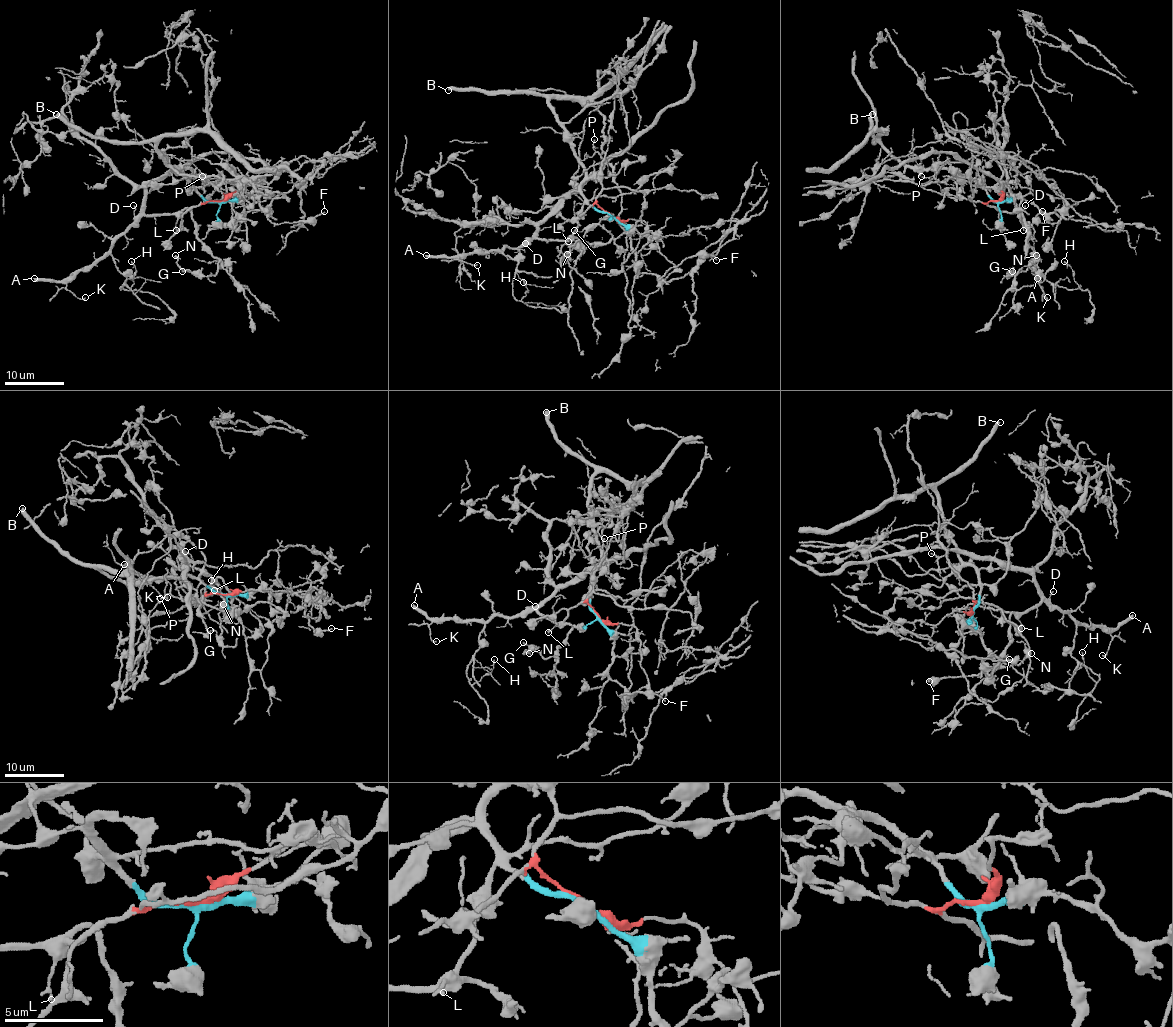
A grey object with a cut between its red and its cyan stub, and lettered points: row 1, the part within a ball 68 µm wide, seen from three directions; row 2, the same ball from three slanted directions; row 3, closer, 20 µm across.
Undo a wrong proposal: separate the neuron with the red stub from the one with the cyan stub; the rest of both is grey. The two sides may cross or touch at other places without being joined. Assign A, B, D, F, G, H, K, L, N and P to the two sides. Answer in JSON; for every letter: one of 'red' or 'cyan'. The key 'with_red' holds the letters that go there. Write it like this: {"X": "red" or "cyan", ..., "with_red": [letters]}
{"A": "red", "B": "cyan", "D": "red", "F": "cyan", "G": "red", "H": "red", "K": "red", "L": "red", "N": "red", "P": "cyan", "with_red": ["A", "D", "G", "H", "K", "L", "N"]}

